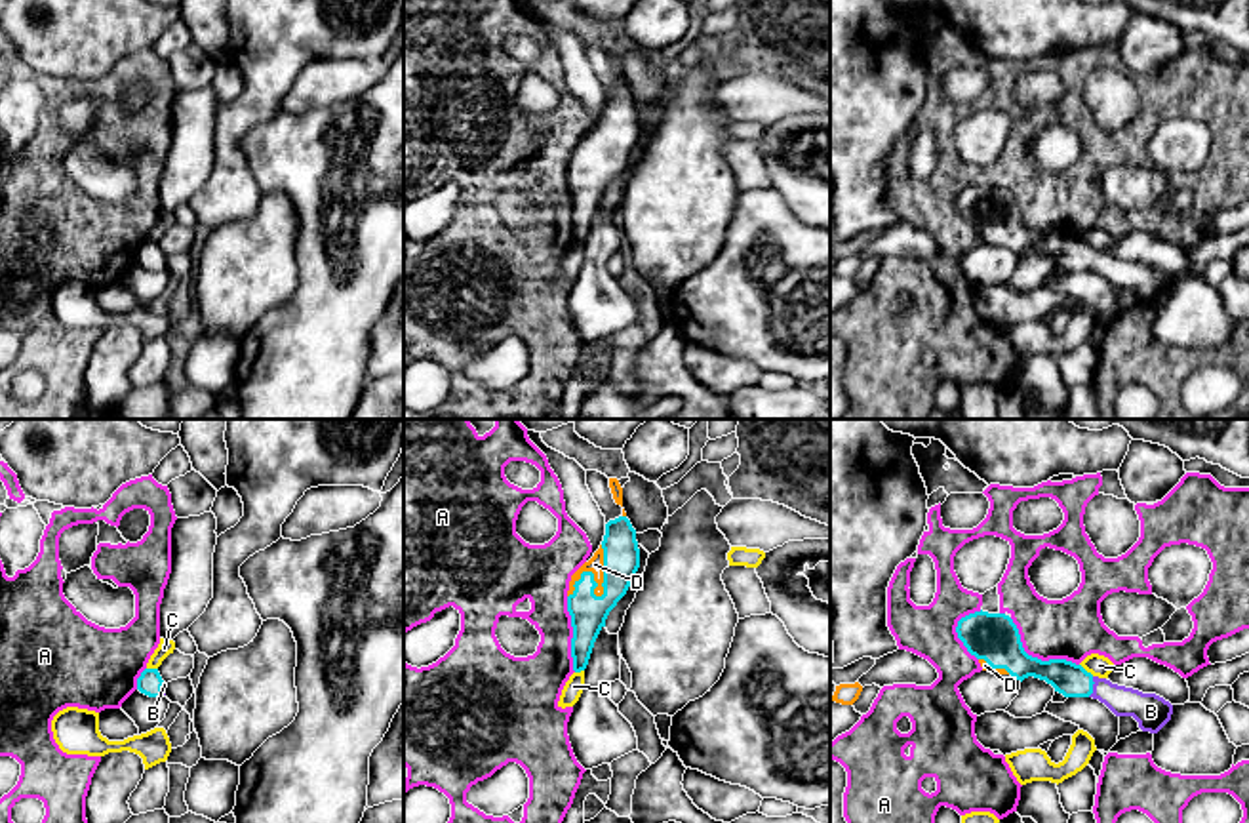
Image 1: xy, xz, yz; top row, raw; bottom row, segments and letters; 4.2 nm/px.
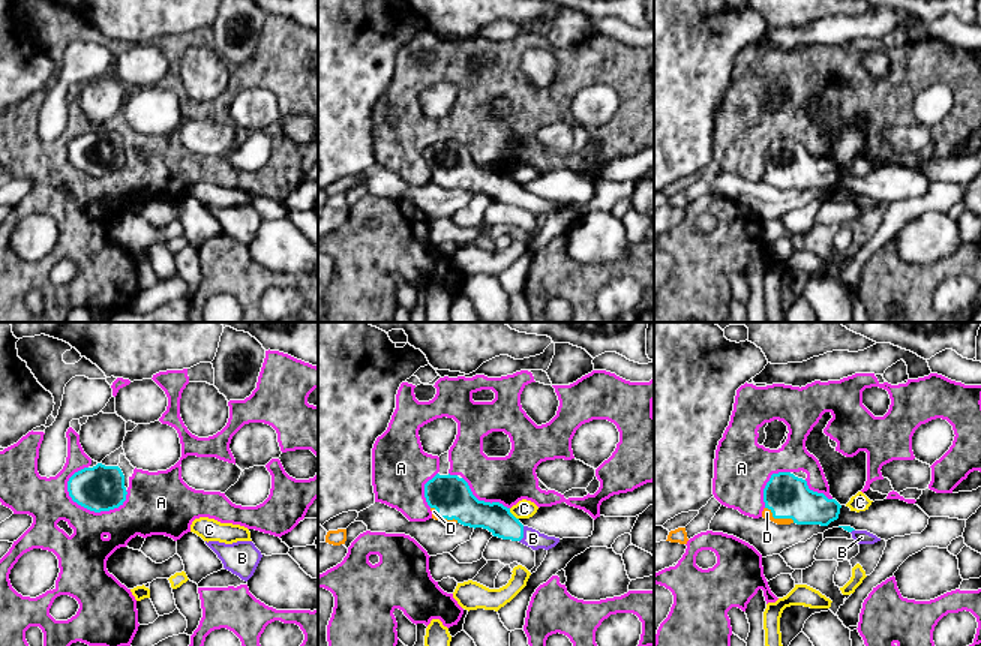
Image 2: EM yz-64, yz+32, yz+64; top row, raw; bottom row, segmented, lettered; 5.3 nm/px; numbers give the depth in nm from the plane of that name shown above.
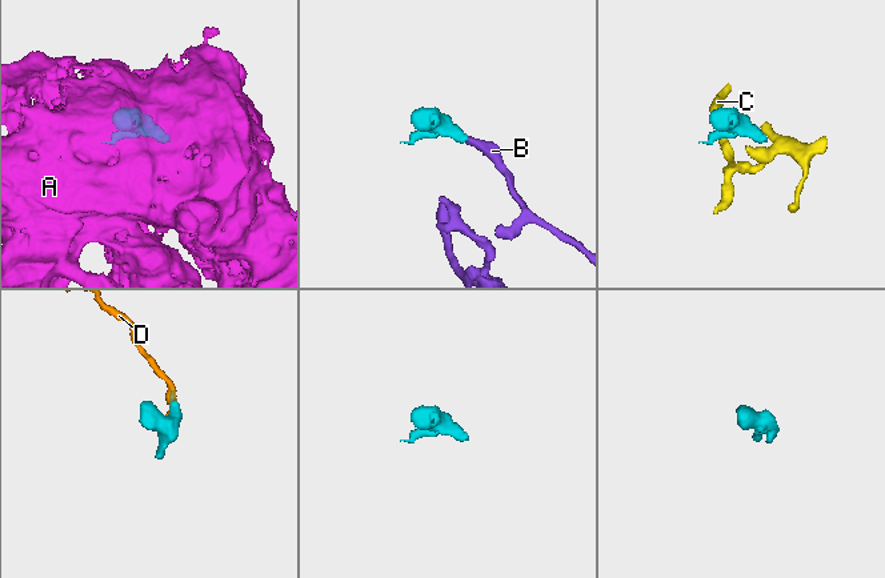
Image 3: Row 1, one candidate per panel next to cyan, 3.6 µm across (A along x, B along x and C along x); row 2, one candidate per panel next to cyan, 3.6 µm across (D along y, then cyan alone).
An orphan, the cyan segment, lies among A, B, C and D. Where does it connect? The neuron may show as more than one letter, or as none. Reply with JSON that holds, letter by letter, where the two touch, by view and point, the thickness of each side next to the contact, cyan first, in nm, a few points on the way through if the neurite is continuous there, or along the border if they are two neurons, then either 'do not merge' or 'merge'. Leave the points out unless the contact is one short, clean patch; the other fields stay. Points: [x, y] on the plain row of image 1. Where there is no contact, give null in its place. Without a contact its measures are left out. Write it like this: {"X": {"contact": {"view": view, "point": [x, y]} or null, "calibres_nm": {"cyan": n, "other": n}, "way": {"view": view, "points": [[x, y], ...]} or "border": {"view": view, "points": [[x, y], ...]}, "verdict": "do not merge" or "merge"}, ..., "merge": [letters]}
{"A": {"contact": {"view": "yz", "point": [1036, 231]}, "calibres_nm": {"cyan": 200, "other": 260}, "verdict": "do not merge"}, "B": {"contact": {"view": "yz", "point": [1091, 260]}, "calibres_nm": {"cyan": 140, "other": 130}, "way": {"view": "yz", "points": [[1072, 254], [1091, 260], [1124, 275]]}, "verdict": "merge"}, "C": {"contact": {"view": "yz", "point": [1086, 244]}, "calibres_nm": {"cyan": 140, "other": 90}, "border": {"view": "yz", "points": [[1080, 237], [1093, 248]]}, "verdict": "do not merge"}, "D": {"contact": {"view": "xz", "point": [594, 155]}, "calibres_nm": {"cyan": 160, "other": 70}, "verdict": "merge"}, "merge": ["B", "D"]}

